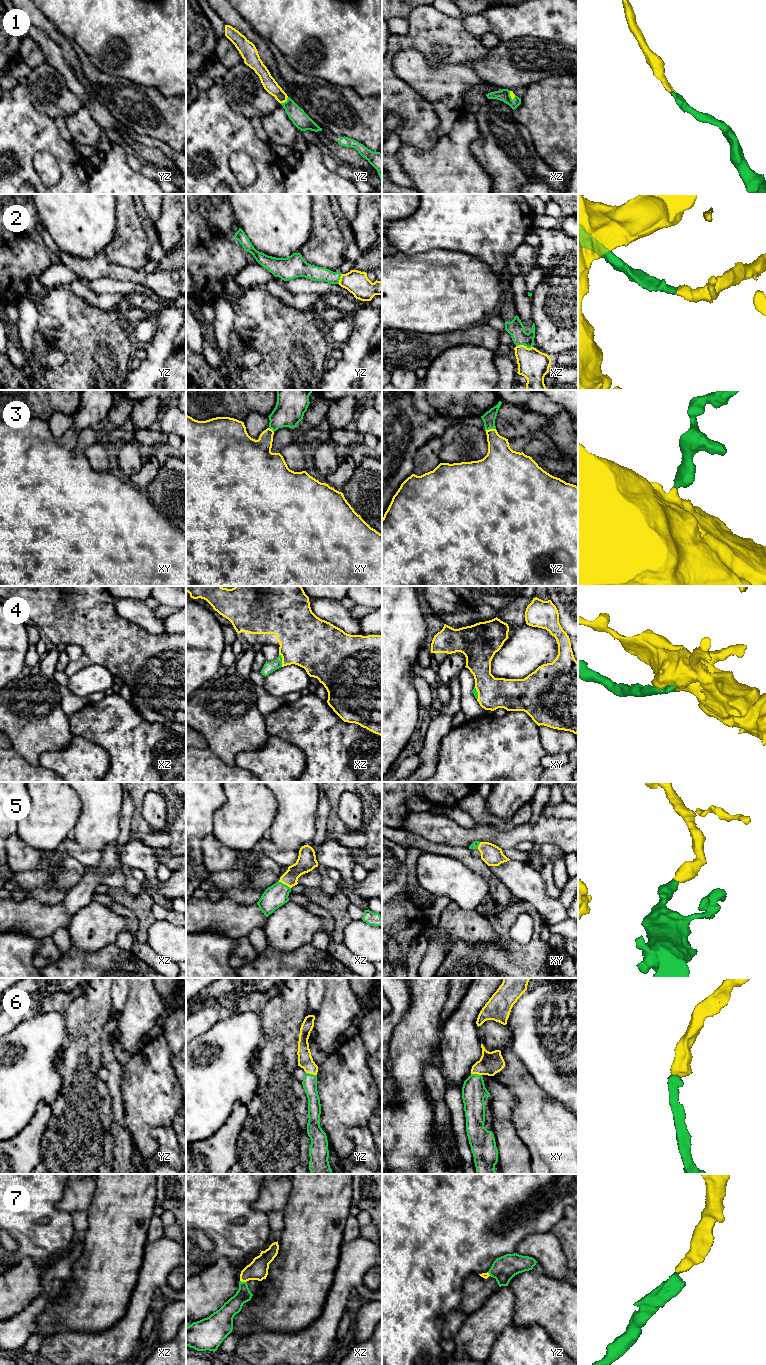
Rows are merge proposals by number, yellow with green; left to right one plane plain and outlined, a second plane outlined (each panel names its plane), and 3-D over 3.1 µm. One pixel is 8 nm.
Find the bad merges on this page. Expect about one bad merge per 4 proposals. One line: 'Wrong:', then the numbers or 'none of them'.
Wrong: none of them

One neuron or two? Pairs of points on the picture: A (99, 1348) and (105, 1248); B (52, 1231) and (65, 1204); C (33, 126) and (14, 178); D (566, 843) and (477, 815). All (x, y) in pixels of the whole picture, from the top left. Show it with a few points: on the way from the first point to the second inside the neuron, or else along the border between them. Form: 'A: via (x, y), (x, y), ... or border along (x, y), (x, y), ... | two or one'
A: border along (120, 1319), (100, 1332), (76, 1332) | two
B: border along (65, 1187), (57, 1207), (70, 1214) | two
C: via (24, 139), (24, 166) | one
D: border along (529, 820), (507, 830), (488, 824) | two

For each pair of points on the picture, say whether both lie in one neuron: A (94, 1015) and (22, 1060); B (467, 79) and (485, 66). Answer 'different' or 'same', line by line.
A: different
B: different

